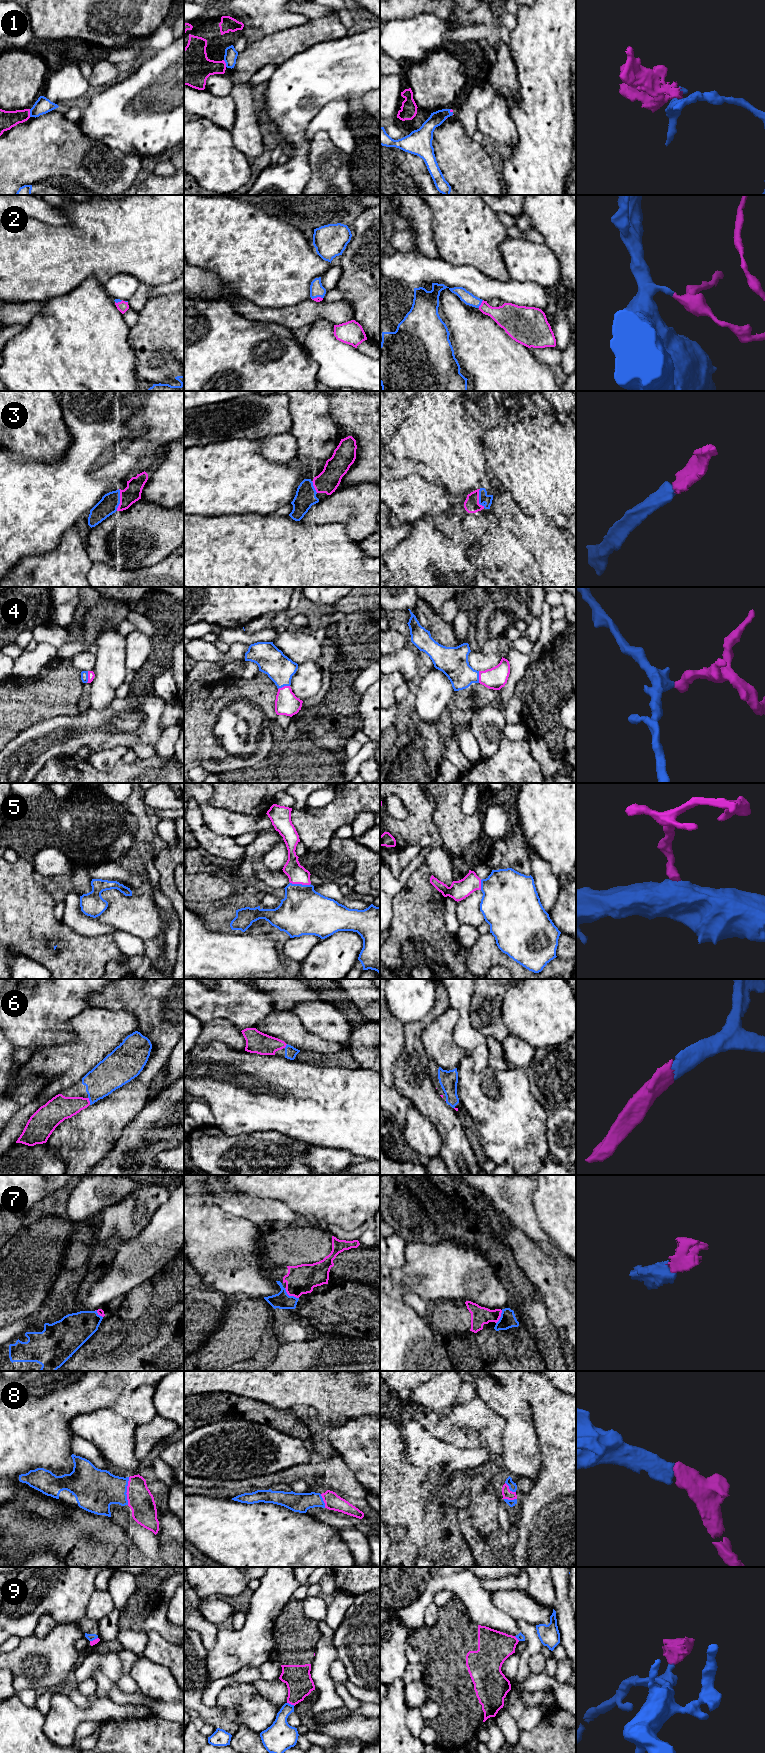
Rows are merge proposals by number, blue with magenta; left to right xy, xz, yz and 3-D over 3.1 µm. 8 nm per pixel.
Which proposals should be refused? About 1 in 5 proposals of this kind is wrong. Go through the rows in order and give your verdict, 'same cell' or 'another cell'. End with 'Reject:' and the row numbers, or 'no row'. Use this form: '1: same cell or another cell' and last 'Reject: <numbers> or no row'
1: another cell
2: same cell
3: same cell
4: same cell
5: same cell
6: same cell
7: same cell
8: same cell
9: another cell
Reject: 1, 9

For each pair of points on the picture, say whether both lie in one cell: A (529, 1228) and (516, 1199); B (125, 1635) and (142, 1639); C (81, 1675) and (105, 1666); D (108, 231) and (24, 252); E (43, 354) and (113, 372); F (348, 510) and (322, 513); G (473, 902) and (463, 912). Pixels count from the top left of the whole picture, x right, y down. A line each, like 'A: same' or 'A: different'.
A: same
B: same
C: same
D: same
E: same
F: same
G: same

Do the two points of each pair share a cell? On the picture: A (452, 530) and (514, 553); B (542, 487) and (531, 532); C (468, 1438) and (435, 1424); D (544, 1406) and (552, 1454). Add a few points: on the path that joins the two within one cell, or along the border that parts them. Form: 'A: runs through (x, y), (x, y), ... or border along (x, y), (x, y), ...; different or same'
A: runs through (467, 534), (477, 535), (491, 549), (499, 553); same
B: border along (516, 503), (523, 512), (542, 519), (551, 527); different
C: runs through (460, 1437), (443, 1427); same
D: runs through (551, 1418), (551, 1442); same

